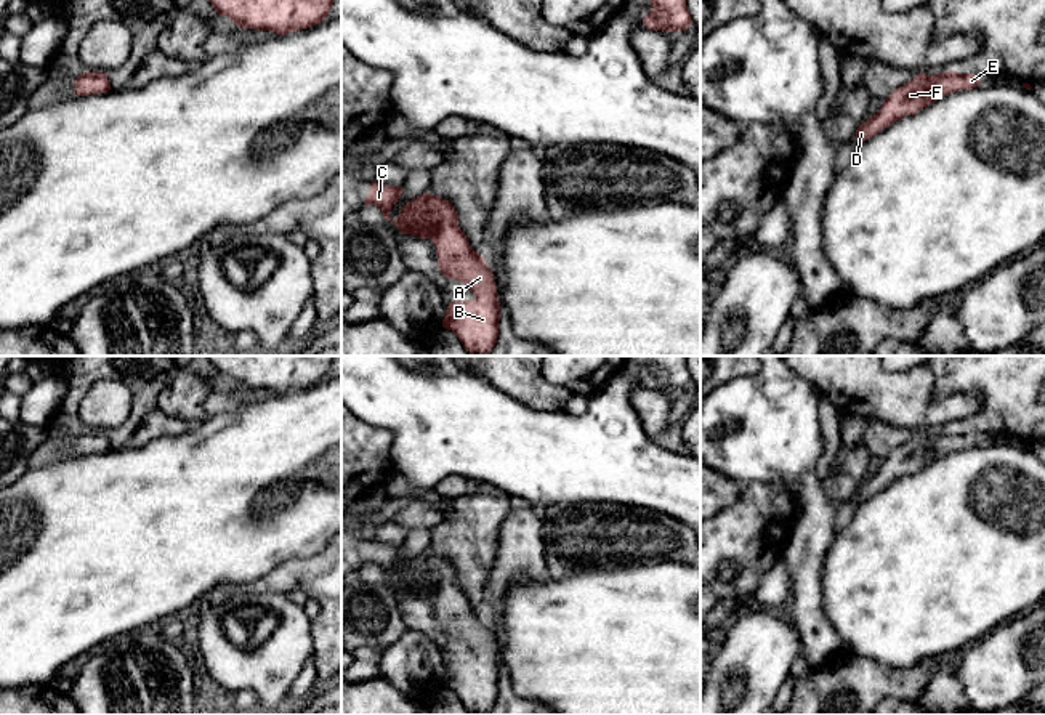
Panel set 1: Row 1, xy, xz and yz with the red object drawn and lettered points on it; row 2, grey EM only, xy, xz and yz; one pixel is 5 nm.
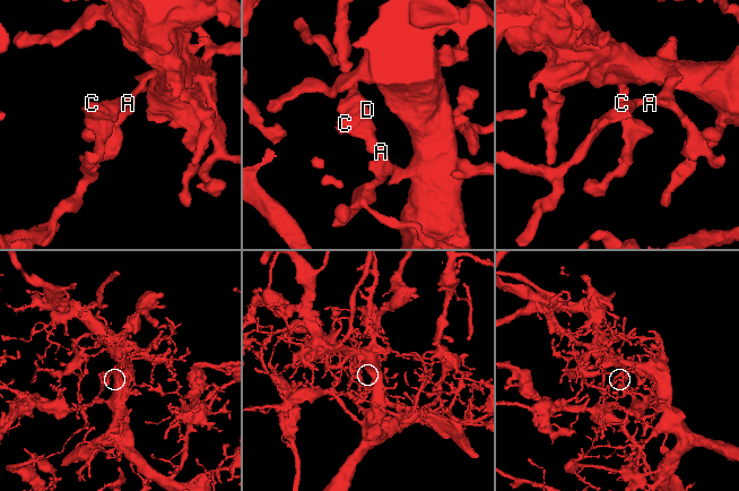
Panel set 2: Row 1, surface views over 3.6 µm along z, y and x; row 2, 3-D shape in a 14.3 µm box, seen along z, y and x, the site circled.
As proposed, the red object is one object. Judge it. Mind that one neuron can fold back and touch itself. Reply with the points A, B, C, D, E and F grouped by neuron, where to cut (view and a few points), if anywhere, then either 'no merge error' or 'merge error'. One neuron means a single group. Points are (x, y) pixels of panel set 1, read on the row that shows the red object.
A B C D E F | no cut | no merge error

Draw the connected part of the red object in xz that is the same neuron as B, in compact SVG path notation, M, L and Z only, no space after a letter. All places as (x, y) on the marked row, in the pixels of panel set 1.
M370 183L364 205L377 205L385 221L391 221L401 234L430 239L436 247L438 268L447 279L465 284L473 300L450 301L442 327L452 330L463 348L487 354L497 343L500 306L490 268L474 252L458 226L458 215L452 204L426 191L409 200L393 221L391 207L402 194L402 186Z

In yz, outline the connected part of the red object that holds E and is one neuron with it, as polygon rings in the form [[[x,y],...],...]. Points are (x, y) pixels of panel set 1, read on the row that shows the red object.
[[[947,71],[942,74],[926,75],[920,72],[883,99],[882,107],[857,127],[856,139],[857,143],[864,143],[896,120],[906,115],[914,115],[920,109],[950,93],[973,90],[979,87],[979,83],[981,75],[978,74]]]

